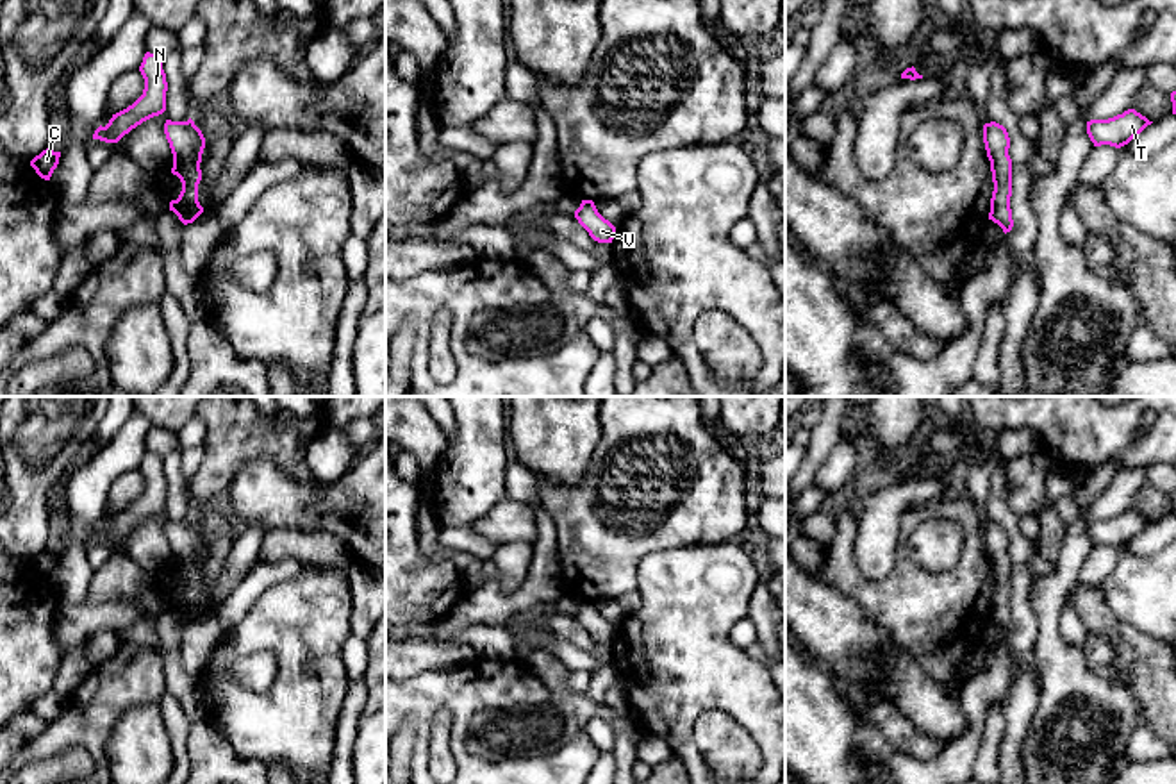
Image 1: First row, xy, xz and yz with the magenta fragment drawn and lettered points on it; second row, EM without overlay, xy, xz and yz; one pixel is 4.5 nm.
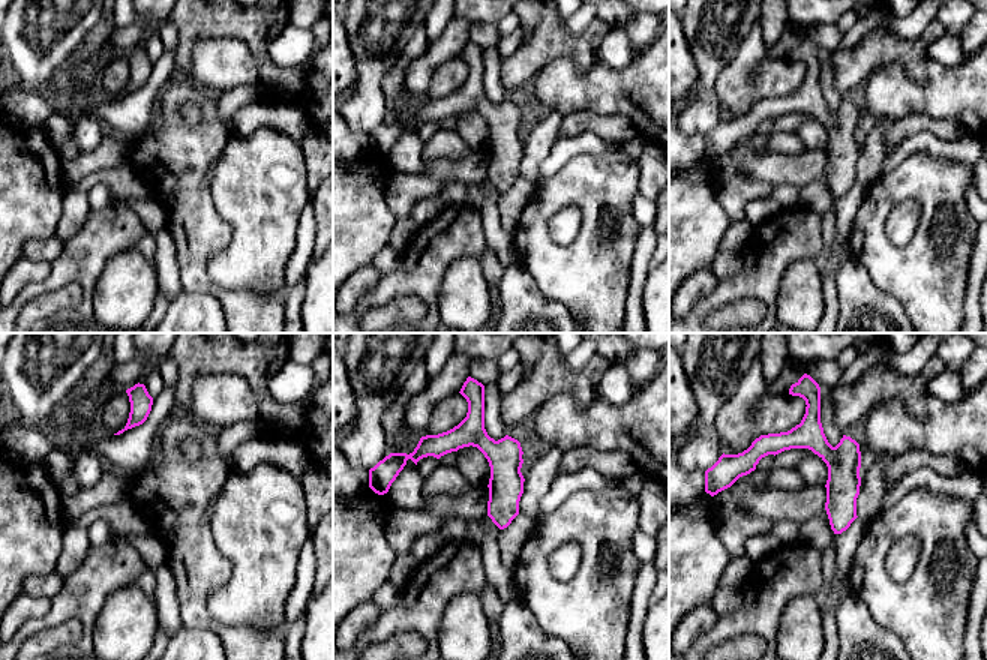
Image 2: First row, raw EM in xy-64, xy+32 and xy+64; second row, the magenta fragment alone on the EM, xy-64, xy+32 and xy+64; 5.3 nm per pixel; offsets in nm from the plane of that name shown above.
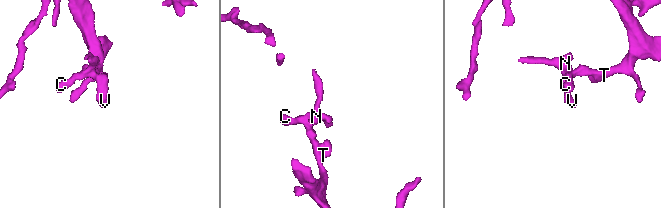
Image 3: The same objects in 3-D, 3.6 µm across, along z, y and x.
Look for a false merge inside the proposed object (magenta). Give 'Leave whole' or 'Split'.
Leave whole

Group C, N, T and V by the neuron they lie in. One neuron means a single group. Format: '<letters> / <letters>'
C N T V

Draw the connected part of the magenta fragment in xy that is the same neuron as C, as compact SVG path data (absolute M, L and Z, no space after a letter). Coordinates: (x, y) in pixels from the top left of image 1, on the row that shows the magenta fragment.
M46 148L30 161L30 166L36 170L36 173L41 179L50 180L54 170L59 164L59 157L61 157L61 152L54 152L52 148Z

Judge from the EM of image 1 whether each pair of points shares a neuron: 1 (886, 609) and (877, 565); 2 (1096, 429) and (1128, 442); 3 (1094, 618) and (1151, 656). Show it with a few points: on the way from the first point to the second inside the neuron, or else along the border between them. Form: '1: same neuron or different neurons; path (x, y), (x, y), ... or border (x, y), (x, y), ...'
1: different neurons; border (900, 543), (894, 565), (880, 579), (857, 567)
2: same neuron; path (1103, 433), (1118, 433), (1121, 436)
3: same neuron; path (1109, 625), (1137, 650)

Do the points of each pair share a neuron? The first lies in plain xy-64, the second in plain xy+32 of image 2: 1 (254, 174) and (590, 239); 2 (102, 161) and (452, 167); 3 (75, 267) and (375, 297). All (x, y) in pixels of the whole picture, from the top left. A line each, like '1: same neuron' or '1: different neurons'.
1: same neuron
2: different neurons
3: same neuron

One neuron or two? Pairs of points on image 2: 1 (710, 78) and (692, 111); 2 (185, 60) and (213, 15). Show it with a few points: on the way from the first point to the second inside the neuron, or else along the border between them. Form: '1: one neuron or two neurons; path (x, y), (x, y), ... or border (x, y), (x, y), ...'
1: one neuron; path (705, 86), (704, 99), (699, 104)
2: one neuron; path (185, 50), (186, 42), (203, 26)

